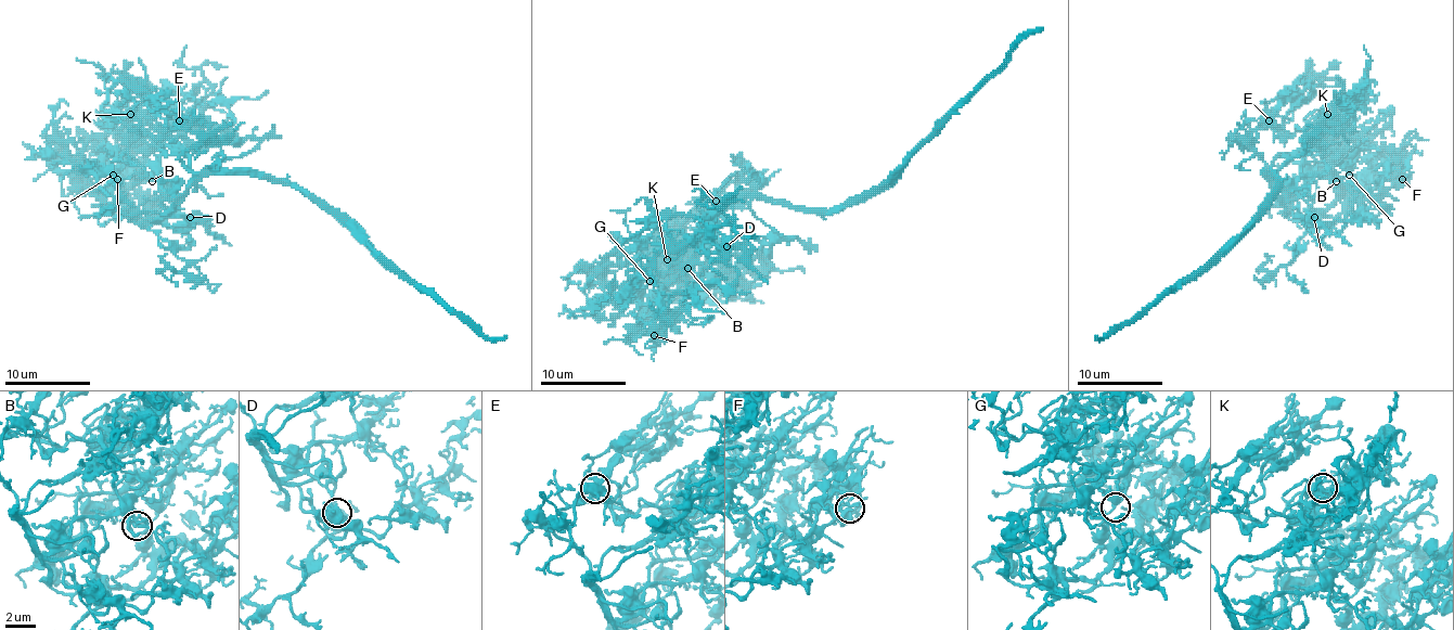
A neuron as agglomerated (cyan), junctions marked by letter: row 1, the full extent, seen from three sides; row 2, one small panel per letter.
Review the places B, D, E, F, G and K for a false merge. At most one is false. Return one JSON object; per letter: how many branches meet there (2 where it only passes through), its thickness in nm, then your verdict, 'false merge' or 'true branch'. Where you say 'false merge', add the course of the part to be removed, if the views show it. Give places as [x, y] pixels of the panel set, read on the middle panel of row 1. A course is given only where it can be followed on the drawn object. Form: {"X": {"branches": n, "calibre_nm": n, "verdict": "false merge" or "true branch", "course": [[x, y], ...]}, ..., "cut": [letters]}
{"B": {"branches": 4, "calibre_nm": 180, "verdict": "true branch"}, "D": {"branches": 6, "calibre_nm": 500, "verdict": "true branch"}, "E": {"branches": 5, "calibre_nm": 300, "verdict": "true branch"}, "F": {"branches": 5, "calibre_nm": 400, "verdict": "true branch"}, "G": {"branches": 6, "calibre_nm": 280, "verdict": "true branch"}, "K": {"branches": 5, "calibre_nm": 550, "verdict": "true branch"}, "cut": []}

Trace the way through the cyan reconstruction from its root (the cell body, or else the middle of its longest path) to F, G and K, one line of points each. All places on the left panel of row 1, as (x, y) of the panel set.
F: (264, 177), (203, 175), (178, 197), (156, 175), (167, 194), (156, 202), (117, 179)
G: (264, 177), (203, 175), (178, 197), (163, 188), (163, 179), (148, 166), (128, 164), (113, 175)
K: (264, 177), (197, 175), (187, 155), (167, 155), (158, 149), (158, 131), (143, 116), (130, 114)

